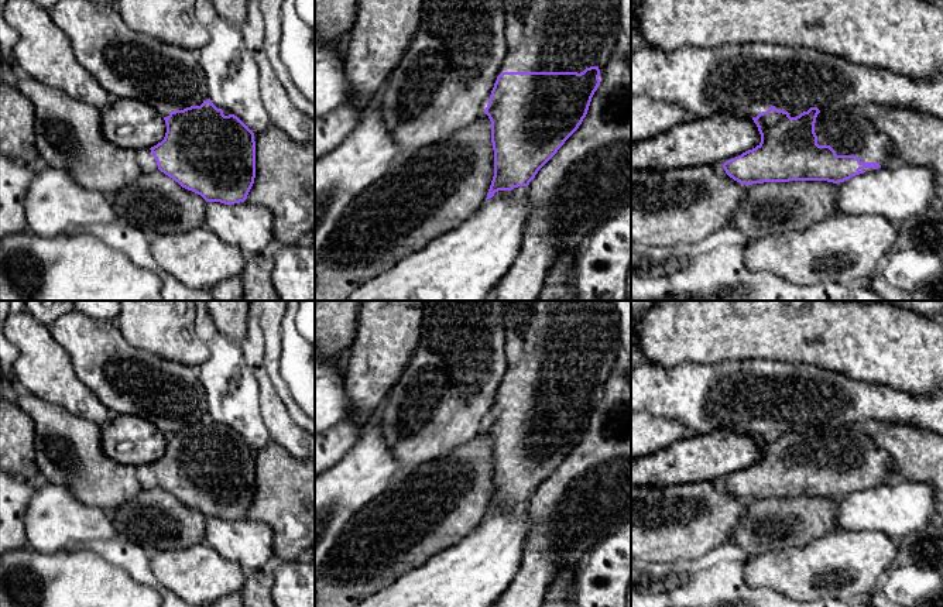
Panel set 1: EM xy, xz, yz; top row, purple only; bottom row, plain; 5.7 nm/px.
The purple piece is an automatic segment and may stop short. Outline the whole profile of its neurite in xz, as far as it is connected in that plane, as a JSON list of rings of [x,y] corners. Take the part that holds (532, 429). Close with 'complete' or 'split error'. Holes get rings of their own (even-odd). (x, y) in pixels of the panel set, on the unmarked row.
[[[534,301],[531,320],[524,332],[524,351],[521,360],[504,374],[497,397],[491,407],[484,429],[491,438],[491,459],[494,466],[494,493],[487,510],[493,514],[498,507],[512,507],[518,503],[528,503],[538,487],[558,469],[565,457],[579,445],[587,431],[591,414],[604,394],[604,387],[614,370],[620,354],[618,313],[613,301]]]; split error

